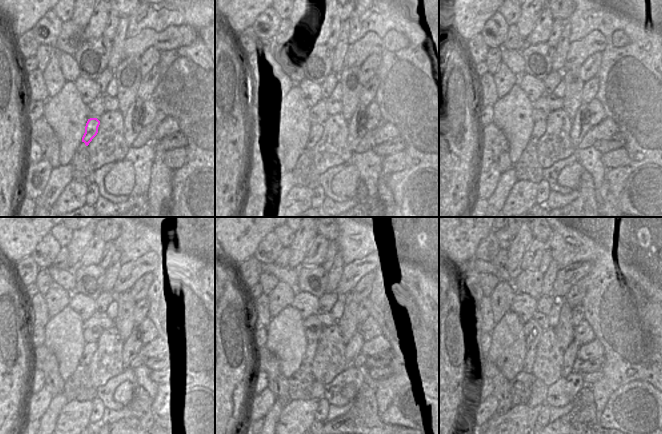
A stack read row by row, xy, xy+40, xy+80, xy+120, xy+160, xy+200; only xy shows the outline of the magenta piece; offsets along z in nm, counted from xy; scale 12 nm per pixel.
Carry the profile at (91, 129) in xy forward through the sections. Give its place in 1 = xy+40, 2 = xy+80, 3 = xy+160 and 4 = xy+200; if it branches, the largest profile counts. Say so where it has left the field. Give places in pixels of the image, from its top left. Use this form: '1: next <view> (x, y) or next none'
1: next xy+40 (316, 129)
2: next xy+80 (539, 128)
3: next xy+160 (306, 363)
4: next xy+200 (530, 355)

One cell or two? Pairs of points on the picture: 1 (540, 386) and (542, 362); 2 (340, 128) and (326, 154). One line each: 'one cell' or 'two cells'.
1: two cells
2: one cell

